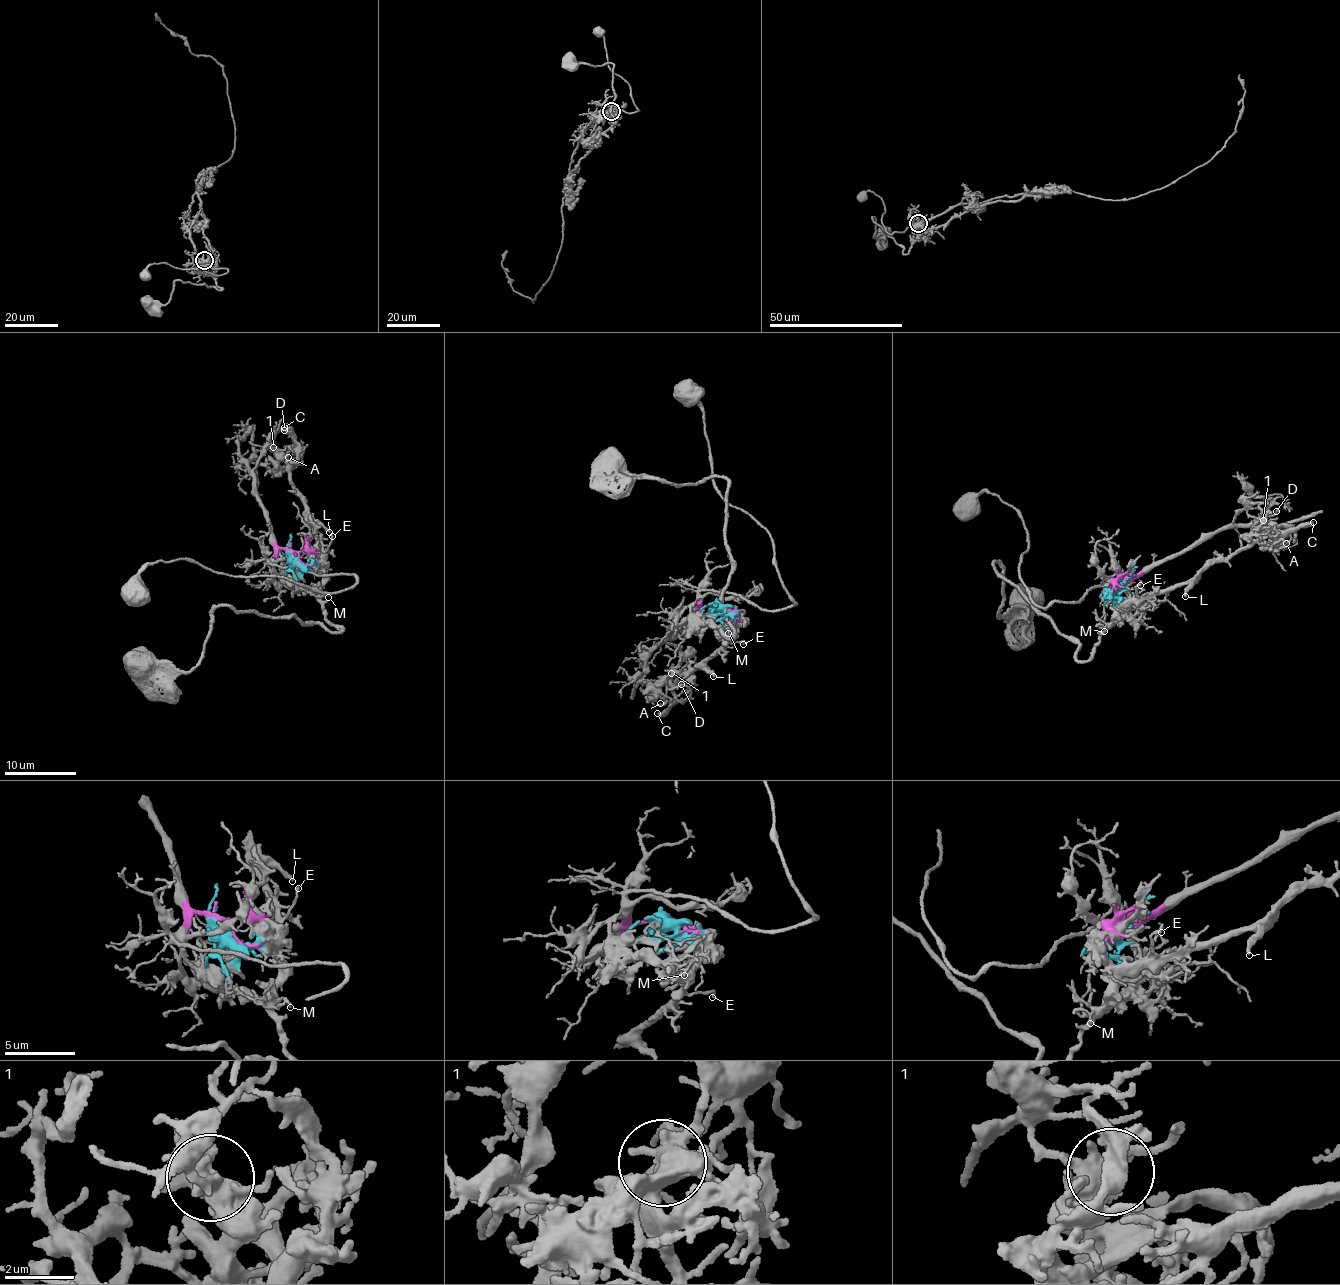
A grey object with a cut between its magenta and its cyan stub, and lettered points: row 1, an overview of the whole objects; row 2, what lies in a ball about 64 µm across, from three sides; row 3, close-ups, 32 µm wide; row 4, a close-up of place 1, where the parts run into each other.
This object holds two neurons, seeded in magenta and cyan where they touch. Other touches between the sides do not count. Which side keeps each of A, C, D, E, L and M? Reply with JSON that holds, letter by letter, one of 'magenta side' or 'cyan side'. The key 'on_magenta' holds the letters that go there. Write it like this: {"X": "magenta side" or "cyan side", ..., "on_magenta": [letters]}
{"A": "cyan side", "C": "cyan side", "D": "cyan side", "E": "cyan side", "L": "cyan side", "M": "cyan side", "on_magenta": []}

